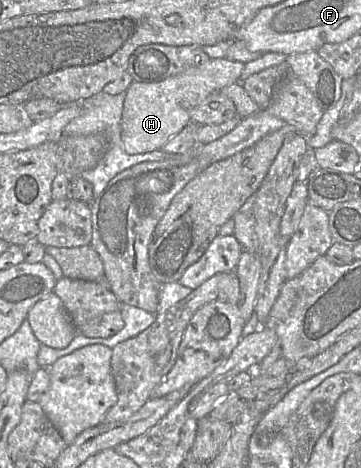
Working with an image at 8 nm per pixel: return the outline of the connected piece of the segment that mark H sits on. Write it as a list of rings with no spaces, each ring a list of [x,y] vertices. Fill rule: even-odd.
[[[213,58],[204,65],[190,68],[158,82],[133,81],[126,90],[121,132],[124,150],[128,154],[142,154],[161,149],[191,120],[190,111],[209,95],[239,82],[245,63],[224,58]]]

